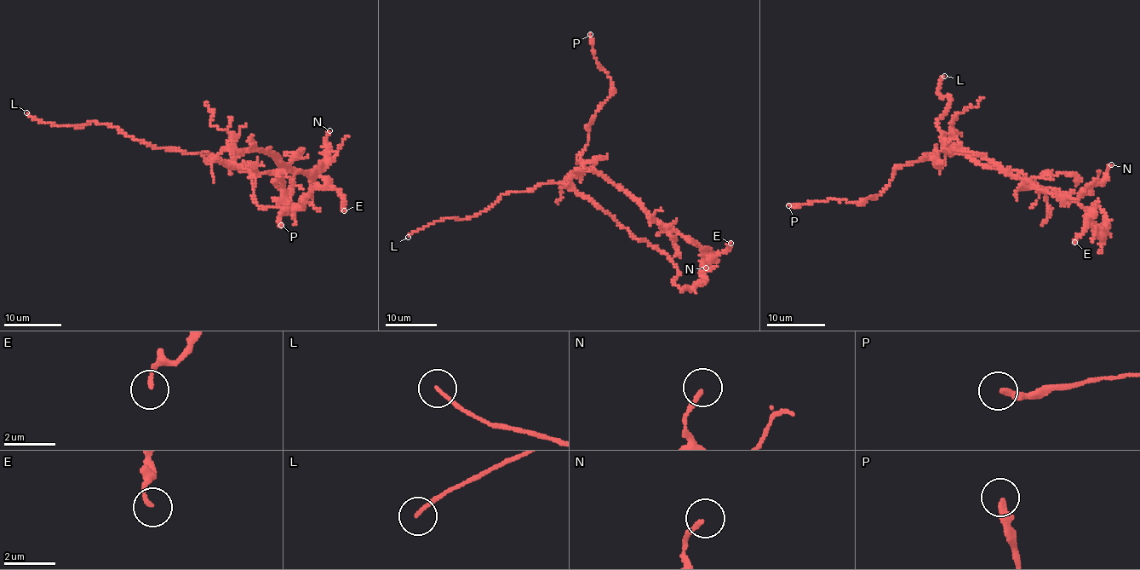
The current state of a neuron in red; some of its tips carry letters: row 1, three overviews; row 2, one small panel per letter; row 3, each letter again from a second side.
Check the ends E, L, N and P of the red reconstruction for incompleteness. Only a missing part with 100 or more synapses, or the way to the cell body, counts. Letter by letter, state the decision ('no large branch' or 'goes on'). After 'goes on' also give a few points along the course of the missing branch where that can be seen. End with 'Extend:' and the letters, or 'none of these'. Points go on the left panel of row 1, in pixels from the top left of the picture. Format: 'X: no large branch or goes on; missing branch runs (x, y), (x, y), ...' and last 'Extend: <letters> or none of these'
E: no large branch
L: goes on; missing branch runs (26, 112), (21, 109), (8, 115)
N: no large branch
P: no large branch
Extend: L

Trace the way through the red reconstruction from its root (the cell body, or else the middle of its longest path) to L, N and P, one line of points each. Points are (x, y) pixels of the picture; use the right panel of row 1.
L: (975, 162), (953, 153), (941, 141), (936, 122), (950, 100), (949, 95), (936, 94), (944, 76)
N: (975, 162), (948, 152), (944, 144), (987, 157), (1004, 171), (1057, 197), (1079, 197), (1102, 181), (1111, 164)
P: (975, 162), (948, 152), (944, 144), (930, 158), (898, 166), (877, 196), (788, 205)

